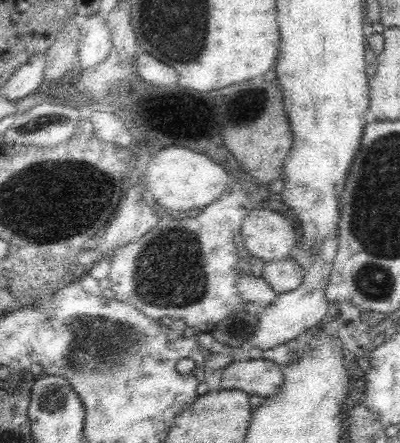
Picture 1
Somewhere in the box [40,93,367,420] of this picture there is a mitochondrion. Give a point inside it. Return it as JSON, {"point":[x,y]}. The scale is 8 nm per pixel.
{"point":[168,276]}

